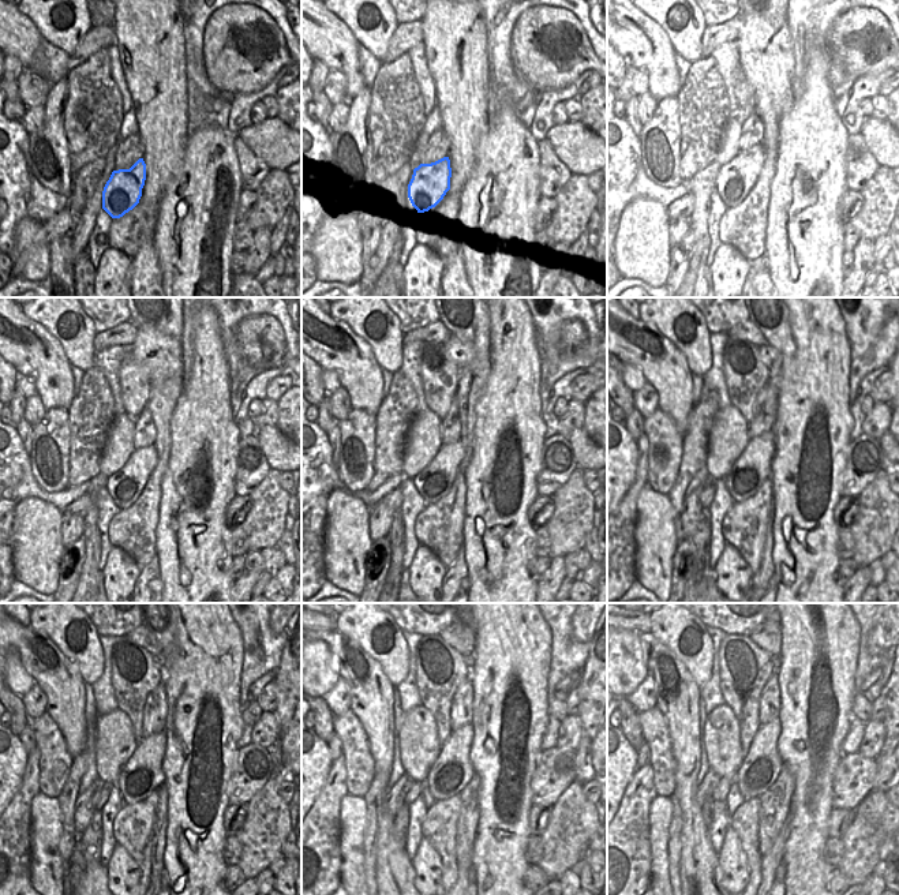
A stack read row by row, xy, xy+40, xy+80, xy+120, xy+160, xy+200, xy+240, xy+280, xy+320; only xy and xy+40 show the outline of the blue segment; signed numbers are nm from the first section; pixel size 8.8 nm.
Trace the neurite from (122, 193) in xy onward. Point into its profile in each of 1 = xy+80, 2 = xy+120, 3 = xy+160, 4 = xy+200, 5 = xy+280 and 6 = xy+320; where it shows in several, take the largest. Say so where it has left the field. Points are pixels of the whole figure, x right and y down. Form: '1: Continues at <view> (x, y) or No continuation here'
1: Continues at xy+80 (735, 179)
2: Continues at xy+120 (126, 485)
3: Continues at xy+160 (434, 482)
4: Continues at xy+200 (753, 467)
5: Continues at xy+280 (452, 770)
6: Continues at xy+320 (761, 766).

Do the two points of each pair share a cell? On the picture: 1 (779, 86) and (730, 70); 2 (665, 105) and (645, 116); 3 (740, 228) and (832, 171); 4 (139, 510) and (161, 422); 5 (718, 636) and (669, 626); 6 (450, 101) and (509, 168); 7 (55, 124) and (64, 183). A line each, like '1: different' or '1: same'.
1: different
2: different
3: different
4: same
5: different
6: different
7: same

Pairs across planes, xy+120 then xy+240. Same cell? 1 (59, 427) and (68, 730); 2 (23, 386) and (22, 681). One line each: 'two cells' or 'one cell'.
1: two cells
2: one cell

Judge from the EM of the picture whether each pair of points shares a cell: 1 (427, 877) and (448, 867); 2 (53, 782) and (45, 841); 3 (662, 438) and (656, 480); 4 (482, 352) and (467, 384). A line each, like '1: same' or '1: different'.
1: different
2: different
3: same
4: same

